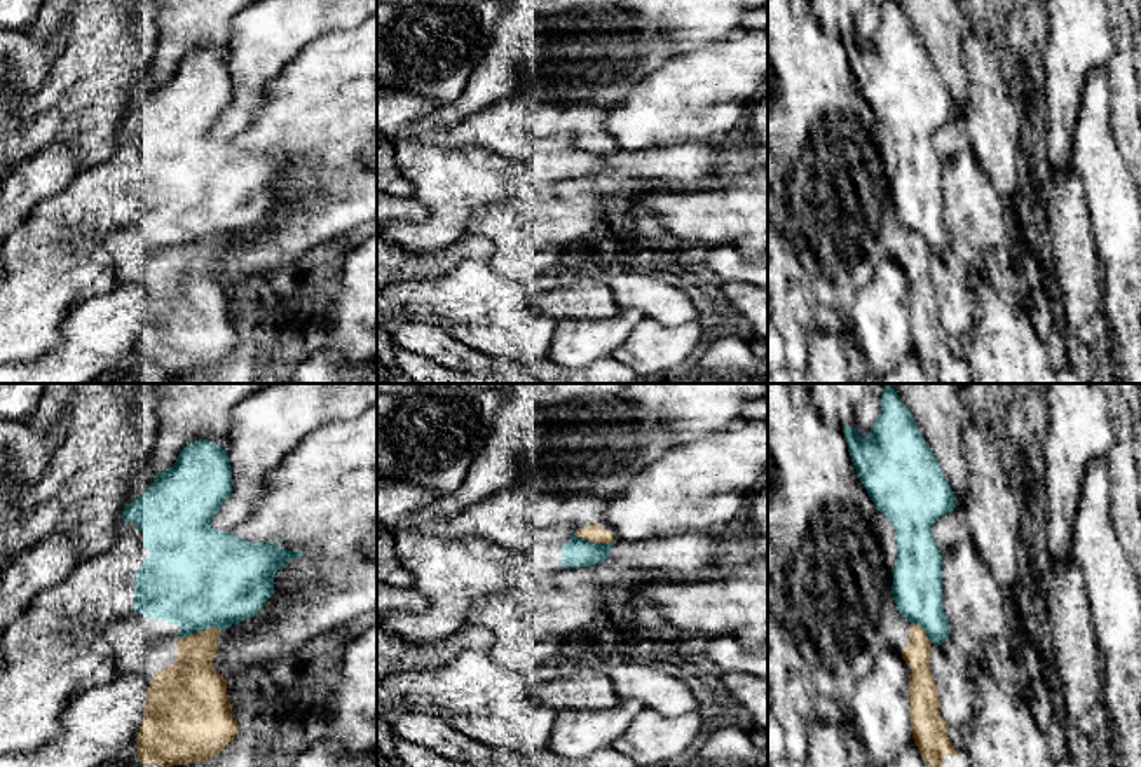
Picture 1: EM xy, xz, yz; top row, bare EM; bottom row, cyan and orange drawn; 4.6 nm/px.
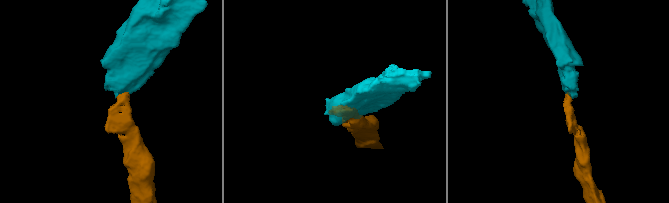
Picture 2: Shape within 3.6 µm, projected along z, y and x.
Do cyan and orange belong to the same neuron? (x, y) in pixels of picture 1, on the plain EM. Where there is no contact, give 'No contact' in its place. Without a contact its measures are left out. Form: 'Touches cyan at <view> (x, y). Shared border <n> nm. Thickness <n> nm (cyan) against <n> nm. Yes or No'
Touches cyan at xy (199, 239). Shared border 200 nm. Thickness 480 nm (cyan) against 240 nm. No

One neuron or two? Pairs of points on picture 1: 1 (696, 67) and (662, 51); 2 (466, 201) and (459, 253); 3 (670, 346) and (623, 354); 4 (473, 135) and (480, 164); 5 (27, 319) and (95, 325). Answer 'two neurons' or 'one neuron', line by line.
1: two neurons
2: two neurons
3: one neuron
4: two neurons
5: two neurons

